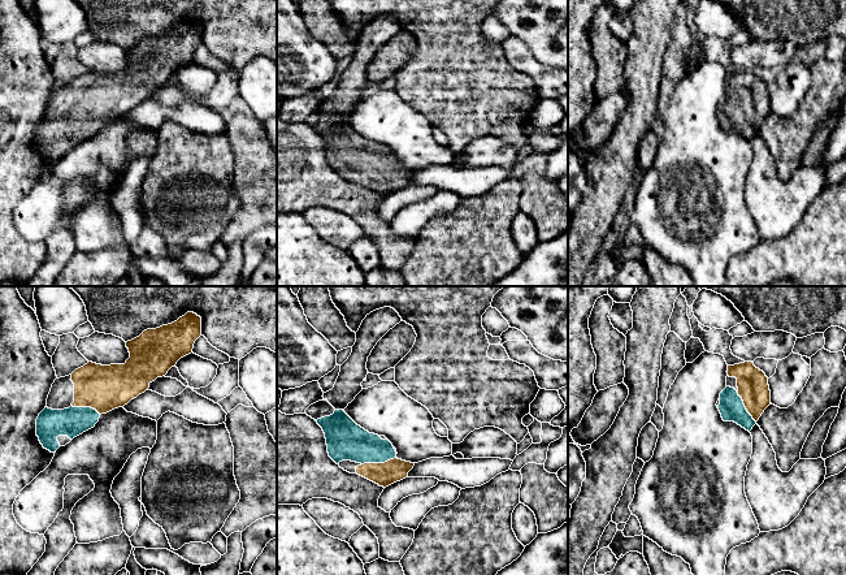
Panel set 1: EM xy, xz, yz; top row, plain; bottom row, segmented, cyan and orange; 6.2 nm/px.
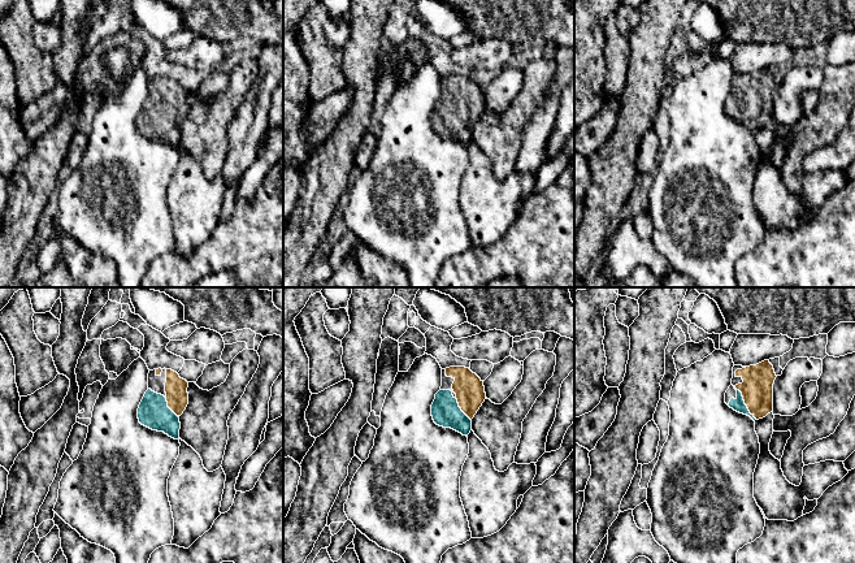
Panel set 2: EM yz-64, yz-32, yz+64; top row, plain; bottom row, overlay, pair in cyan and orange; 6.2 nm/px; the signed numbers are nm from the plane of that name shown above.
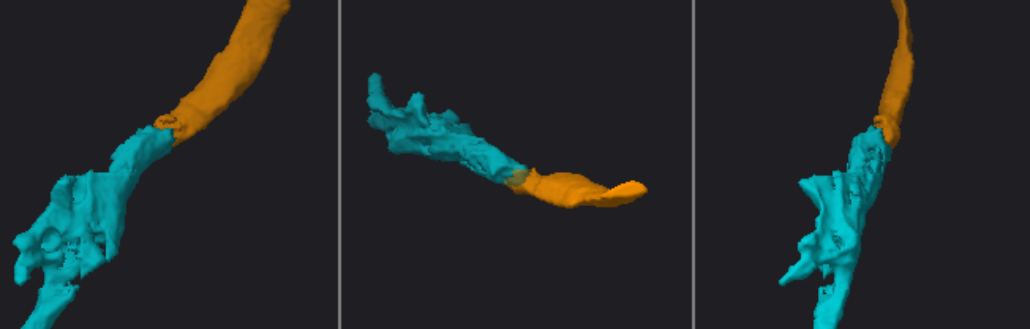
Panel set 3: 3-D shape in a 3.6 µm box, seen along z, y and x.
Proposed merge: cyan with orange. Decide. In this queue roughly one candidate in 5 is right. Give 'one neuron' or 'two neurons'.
one neuron

